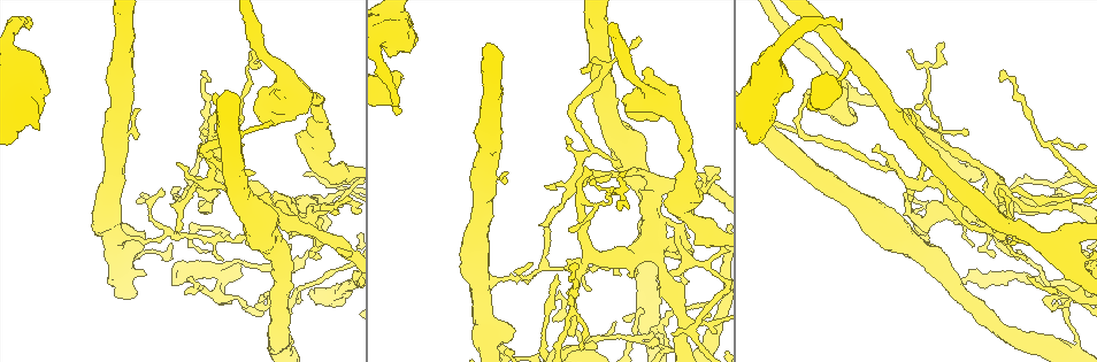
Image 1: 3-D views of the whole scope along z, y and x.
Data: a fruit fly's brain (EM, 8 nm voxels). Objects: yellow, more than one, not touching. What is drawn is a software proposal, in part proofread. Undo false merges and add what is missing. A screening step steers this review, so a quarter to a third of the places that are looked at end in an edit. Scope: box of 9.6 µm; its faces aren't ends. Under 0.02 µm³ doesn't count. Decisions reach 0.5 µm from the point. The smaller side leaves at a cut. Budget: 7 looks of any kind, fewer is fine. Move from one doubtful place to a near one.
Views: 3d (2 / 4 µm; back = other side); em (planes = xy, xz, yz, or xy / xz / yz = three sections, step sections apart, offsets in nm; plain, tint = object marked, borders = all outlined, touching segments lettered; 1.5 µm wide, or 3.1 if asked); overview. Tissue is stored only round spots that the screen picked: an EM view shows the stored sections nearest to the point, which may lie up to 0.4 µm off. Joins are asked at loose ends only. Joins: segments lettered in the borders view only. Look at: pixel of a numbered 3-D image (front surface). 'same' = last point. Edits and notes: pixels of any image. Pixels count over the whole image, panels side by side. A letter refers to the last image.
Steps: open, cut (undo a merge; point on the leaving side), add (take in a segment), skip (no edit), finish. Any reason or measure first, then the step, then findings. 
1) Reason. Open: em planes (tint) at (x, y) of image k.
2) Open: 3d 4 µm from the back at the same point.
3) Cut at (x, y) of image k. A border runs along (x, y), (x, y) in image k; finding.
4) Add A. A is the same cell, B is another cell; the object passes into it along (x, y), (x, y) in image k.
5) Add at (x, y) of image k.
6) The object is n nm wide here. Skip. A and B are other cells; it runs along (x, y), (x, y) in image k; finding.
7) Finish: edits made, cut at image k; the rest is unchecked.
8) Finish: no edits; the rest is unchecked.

Open: 3d 4 µm at (943, 44) of image 1.

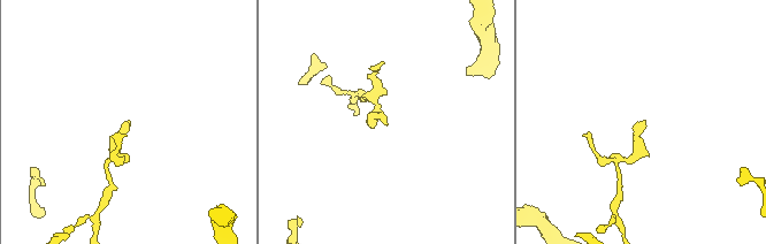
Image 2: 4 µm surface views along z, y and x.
Now the EM. Open: em xy step 4 (tint) at (645, 121) of image 2.

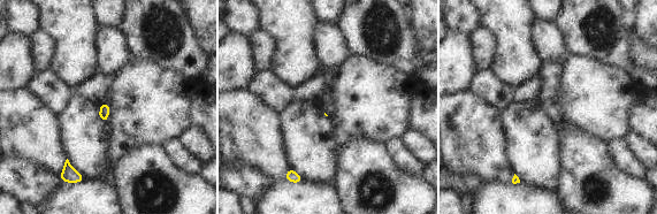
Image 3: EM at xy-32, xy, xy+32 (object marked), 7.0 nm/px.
Cut it another way. Open: em planes (borders) at the same point.

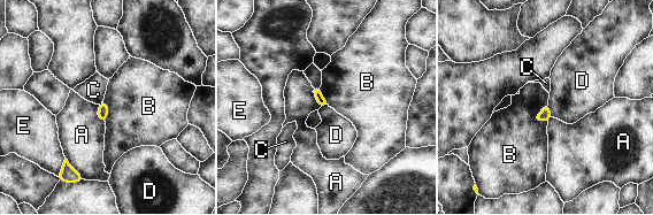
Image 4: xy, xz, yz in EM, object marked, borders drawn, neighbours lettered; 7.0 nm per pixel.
The longest contact is with A, 200 nm. Skip. A, B, C, D and E are other cells; a border runs along (547, 105), (551, 116) in image 4; none of them fits.

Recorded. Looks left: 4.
Side arm on a straight run. Open: 3d 4 µm at (1073, 347) of image 1.

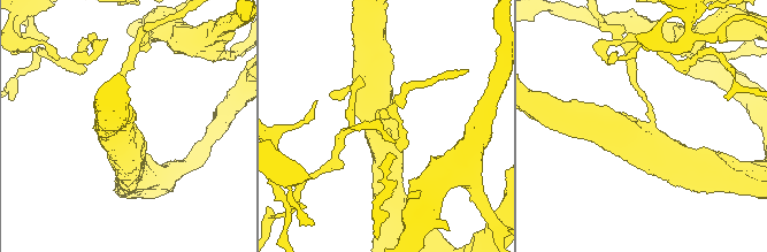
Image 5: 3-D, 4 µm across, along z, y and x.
3 arms meet here; shape alone is not enough. Open: em planes (tint) at (387, 129) of image 5.

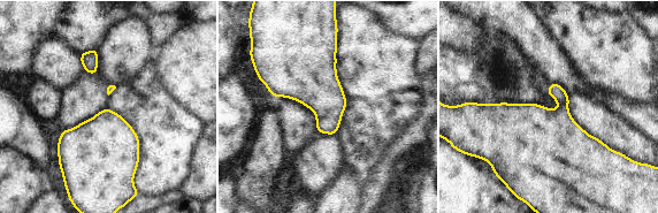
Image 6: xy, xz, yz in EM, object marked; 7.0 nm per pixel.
What lies round it. Open: em planes (borders) at the same point.

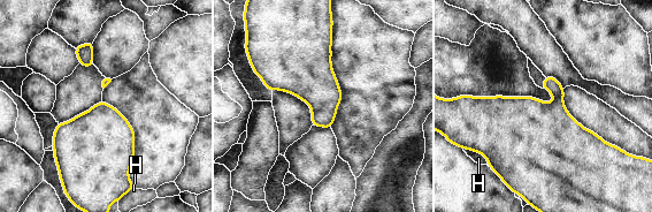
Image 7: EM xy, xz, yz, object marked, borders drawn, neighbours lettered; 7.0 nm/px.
The object is 280 nm wide here; the longest contact is with H, 200 nm. Skip. H is another cell; continuous, no second neuron.

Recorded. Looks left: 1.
Finish: no edits; the rest is unchecked.

